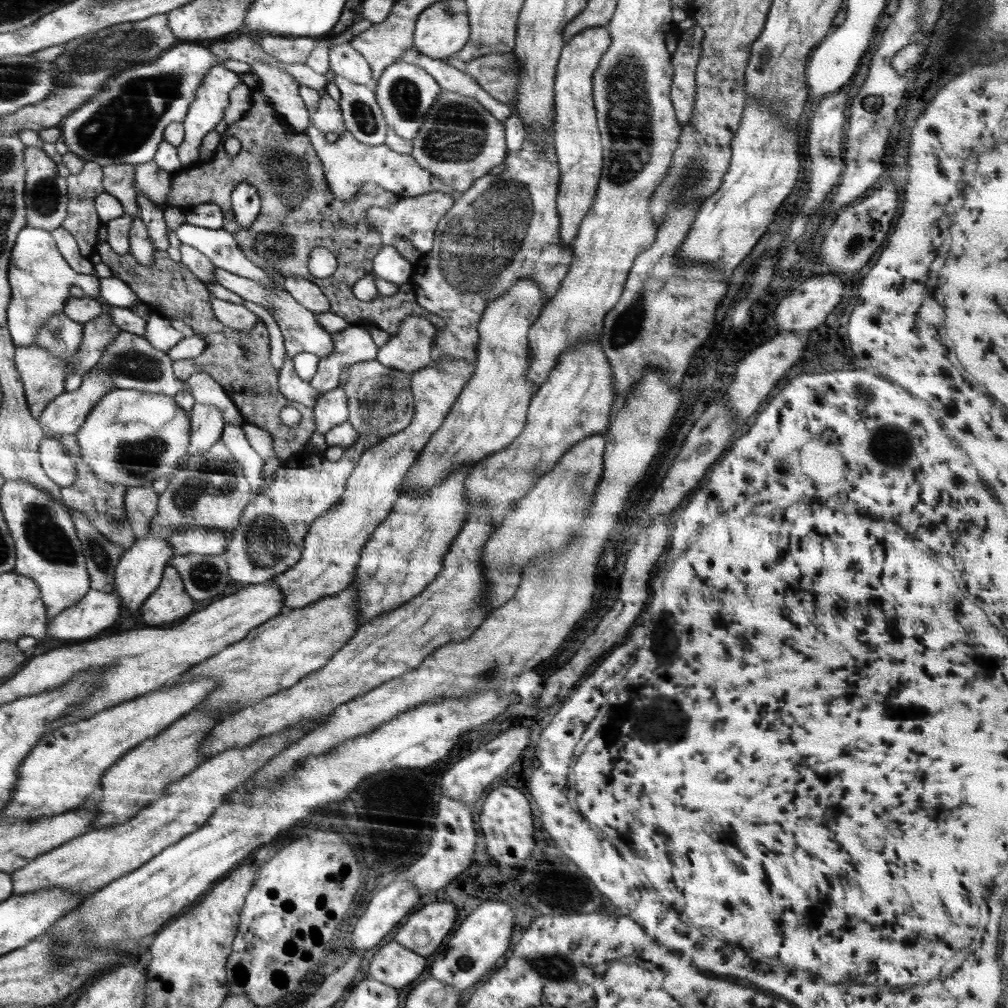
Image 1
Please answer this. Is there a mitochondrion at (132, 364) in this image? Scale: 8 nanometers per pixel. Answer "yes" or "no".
yes

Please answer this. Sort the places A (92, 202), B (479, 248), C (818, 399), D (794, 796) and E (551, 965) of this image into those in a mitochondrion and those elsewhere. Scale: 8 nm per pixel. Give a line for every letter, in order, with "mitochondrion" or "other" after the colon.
A: other
B: mitochondrion
C: other
D: other
E: mitochondrion

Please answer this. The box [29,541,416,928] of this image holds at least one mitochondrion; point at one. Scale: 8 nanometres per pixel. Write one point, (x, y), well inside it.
(205, 575)

